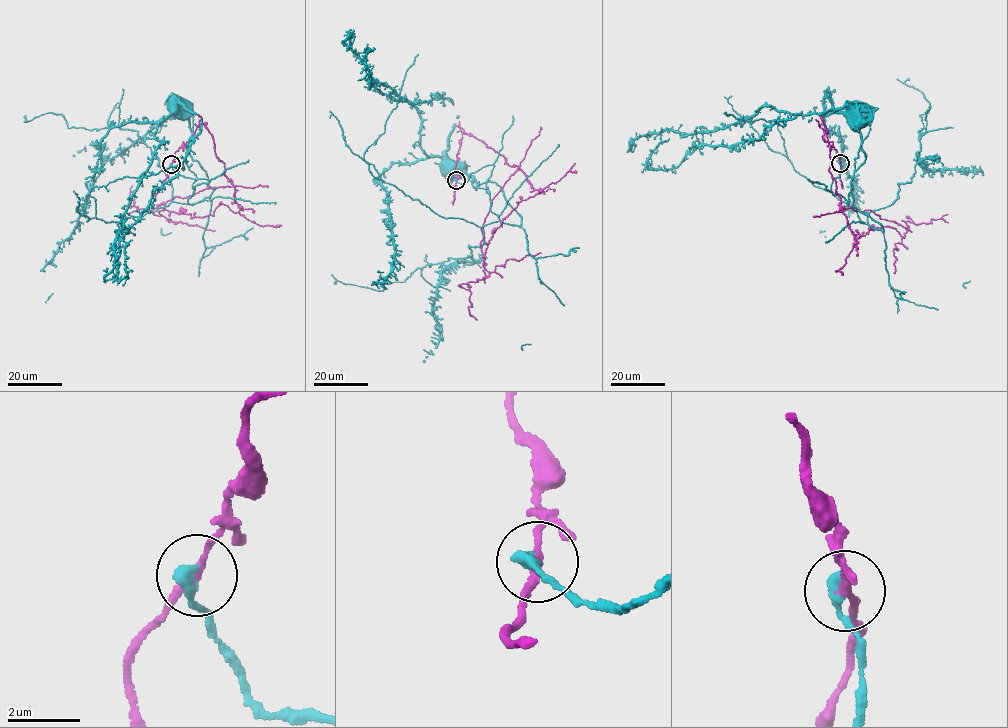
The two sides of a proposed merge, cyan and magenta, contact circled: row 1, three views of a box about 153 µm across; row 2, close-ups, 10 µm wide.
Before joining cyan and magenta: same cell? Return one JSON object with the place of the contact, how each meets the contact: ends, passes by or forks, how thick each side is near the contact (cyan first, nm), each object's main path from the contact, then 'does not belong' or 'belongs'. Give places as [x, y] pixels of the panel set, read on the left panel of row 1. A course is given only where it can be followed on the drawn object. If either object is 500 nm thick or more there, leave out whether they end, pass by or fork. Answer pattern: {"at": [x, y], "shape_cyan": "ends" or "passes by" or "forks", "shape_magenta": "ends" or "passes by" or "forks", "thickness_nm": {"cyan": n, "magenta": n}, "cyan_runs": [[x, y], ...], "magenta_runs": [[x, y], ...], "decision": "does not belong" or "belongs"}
{"at": [171, 164], "shape_cyan": "ends", "shape_magenta": "passes by", "thickness_nm": {"cyan": 360, "magenta": 190}, "cyan_runs": [[171, 164], [177, 175], [209, 182], [192, 189], [196, 176], [186, 164], [185, 153], [193, 131], [183, 101]], "magenta_runs": [[171, 164], [203, 124], [239, 212], [223, 204], [202, 217], [159, 216], [137, 208], [134, 192]], "decision": "does not belong"}

